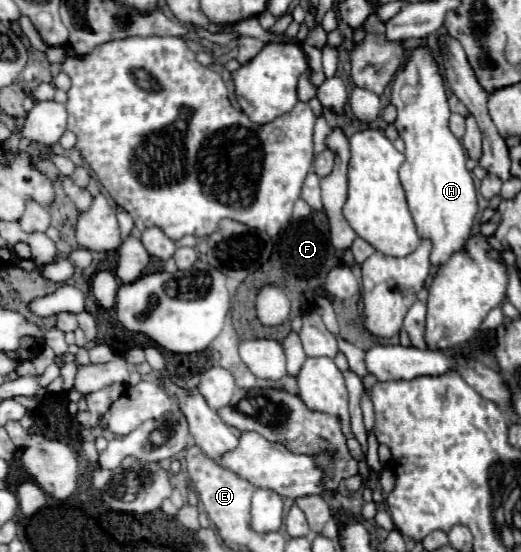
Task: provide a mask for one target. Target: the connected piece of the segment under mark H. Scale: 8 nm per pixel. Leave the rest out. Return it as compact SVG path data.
M412 49L406 65L396 73L392 85L392 105L398 109L394 127L406 143L406 161L400 167L400 181L418 235L432 243L430 263L442 267L456 251L464 251L472 237L478 215L478 195L472 173L466 169L462 143L448 129L448 99L444 79L438 73L432 51Z

